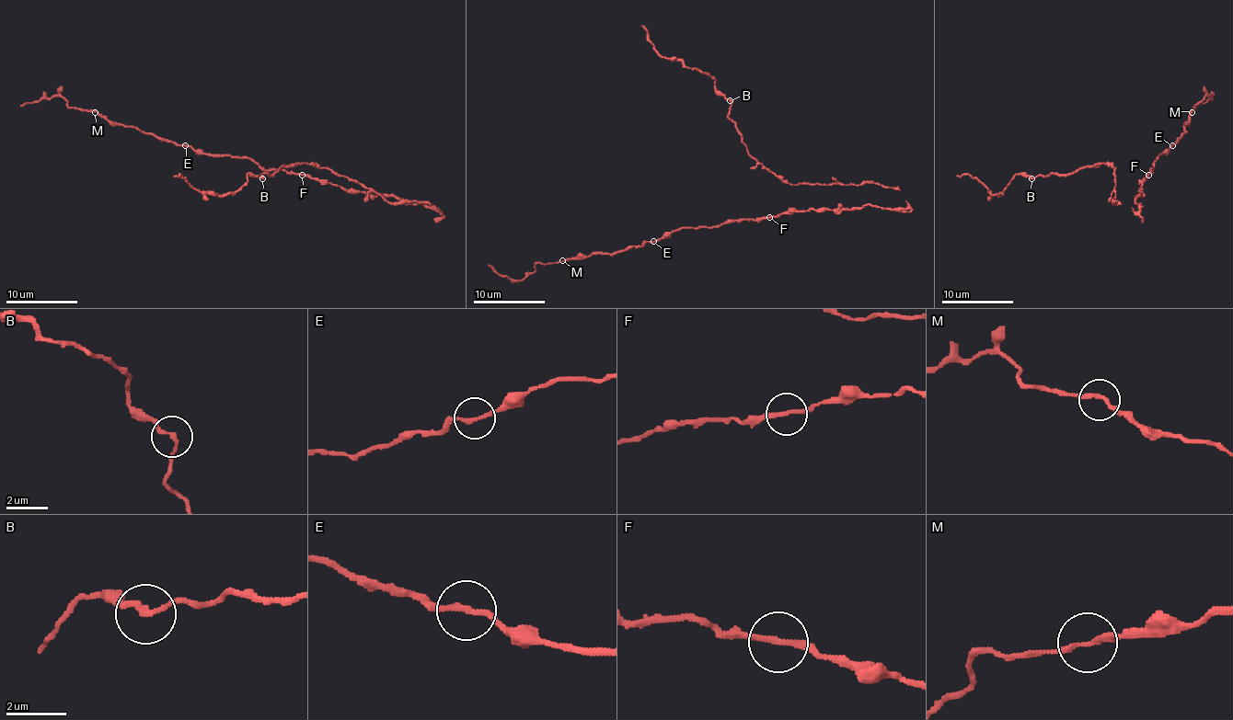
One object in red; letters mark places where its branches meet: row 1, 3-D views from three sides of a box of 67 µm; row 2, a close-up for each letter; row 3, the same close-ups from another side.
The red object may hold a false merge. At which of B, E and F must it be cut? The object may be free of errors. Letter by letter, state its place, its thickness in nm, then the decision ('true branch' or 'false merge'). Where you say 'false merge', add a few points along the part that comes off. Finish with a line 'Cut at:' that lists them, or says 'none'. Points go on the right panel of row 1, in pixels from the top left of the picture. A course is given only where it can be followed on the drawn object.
B: (1031, 178) | 180 nm | true branch
E: (1172, 145) | 180 nm | false merge | (1171, 146), (1184, 131), (1193, 107), (1204, 97), (1211, 97), (1195, 107)
F: (1148, 175) | 190 nm | true branch
Cut at: E

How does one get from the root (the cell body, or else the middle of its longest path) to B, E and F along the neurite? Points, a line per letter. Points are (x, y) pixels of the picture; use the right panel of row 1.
B: (1135, 200), (1137, 211), (1114, 201), (1116, 167), (1109, 164), (1085, 165), (1067, 175), (1049, 173), (1031, 178)
E: (1135, 200), (1154, 162), (1171, 146)
F: (1135, 200), (1141, 193), (1139, 188), (1148, 175)

